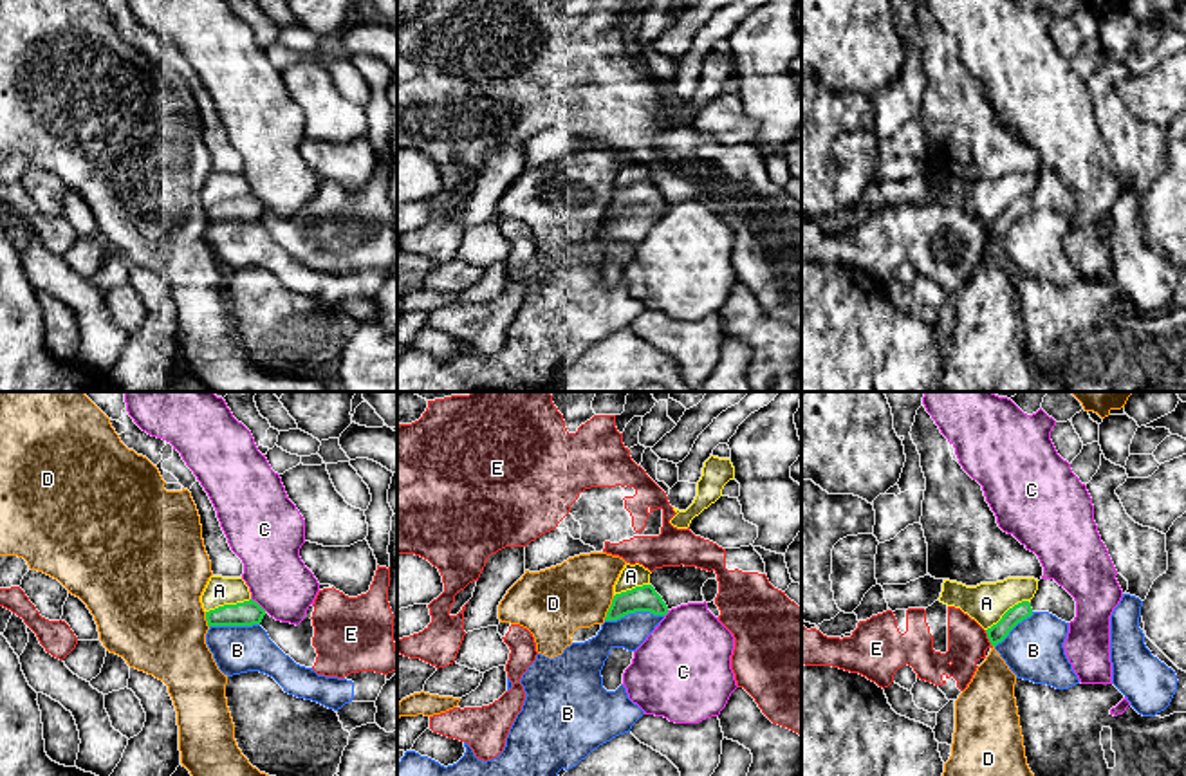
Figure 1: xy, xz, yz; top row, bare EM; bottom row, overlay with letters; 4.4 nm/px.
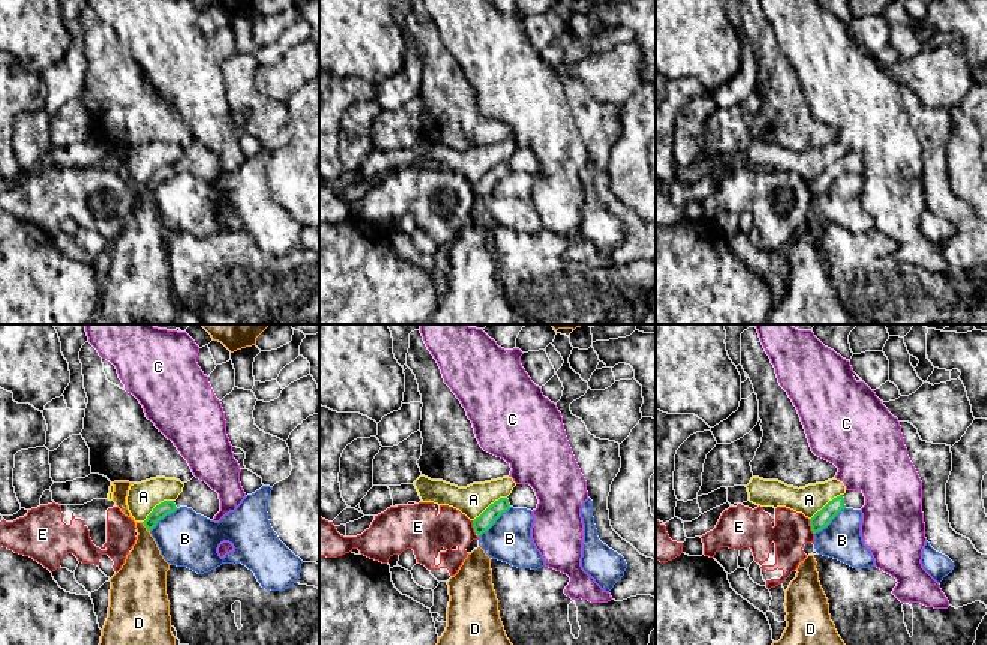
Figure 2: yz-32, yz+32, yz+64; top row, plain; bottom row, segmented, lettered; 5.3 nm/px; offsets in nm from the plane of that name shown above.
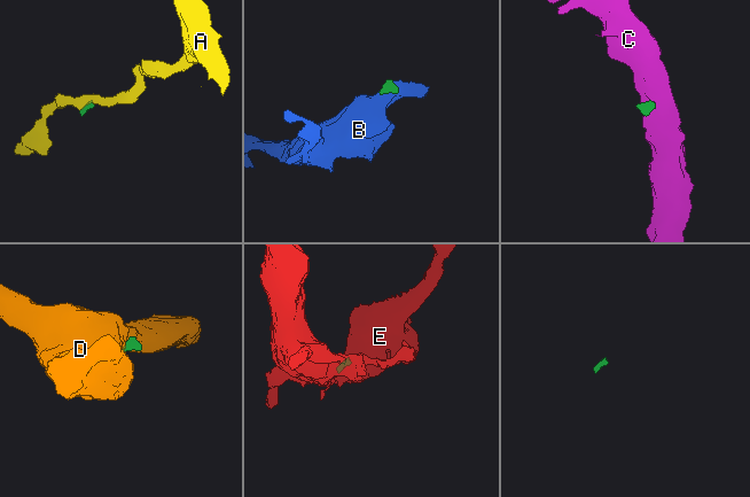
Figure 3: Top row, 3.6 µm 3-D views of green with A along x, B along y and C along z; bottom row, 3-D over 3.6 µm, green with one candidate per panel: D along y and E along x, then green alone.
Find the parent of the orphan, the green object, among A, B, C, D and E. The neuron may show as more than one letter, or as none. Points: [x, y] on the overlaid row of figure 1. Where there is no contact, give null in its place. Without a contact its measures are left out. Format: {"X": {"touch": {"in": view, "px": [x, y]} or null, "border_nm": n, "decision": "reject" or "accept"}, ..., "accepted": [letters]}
{"A": {"touch": {"in": "yz", "px": [1008, 610]}, "border_nm": 240, "decision": "reject"}, "B": {"touch": {"in": "xz", "px": [634, 612]}, "border_nm": 260, "decision": "reject"}, "C": {"touch": {"in": "xy", "px": [257, 603]}, "border_nm": 90, "decision": "reject"}, "D": {"touch": {"in": "xz", "px": [609, 609]}, "border_nm": 120, "decision": "reject"}, "E": {"touch": {"in": "yz", "px": [988, 637]}, "border_nm": 90, "decision": "reject"}, "accepted": []}

